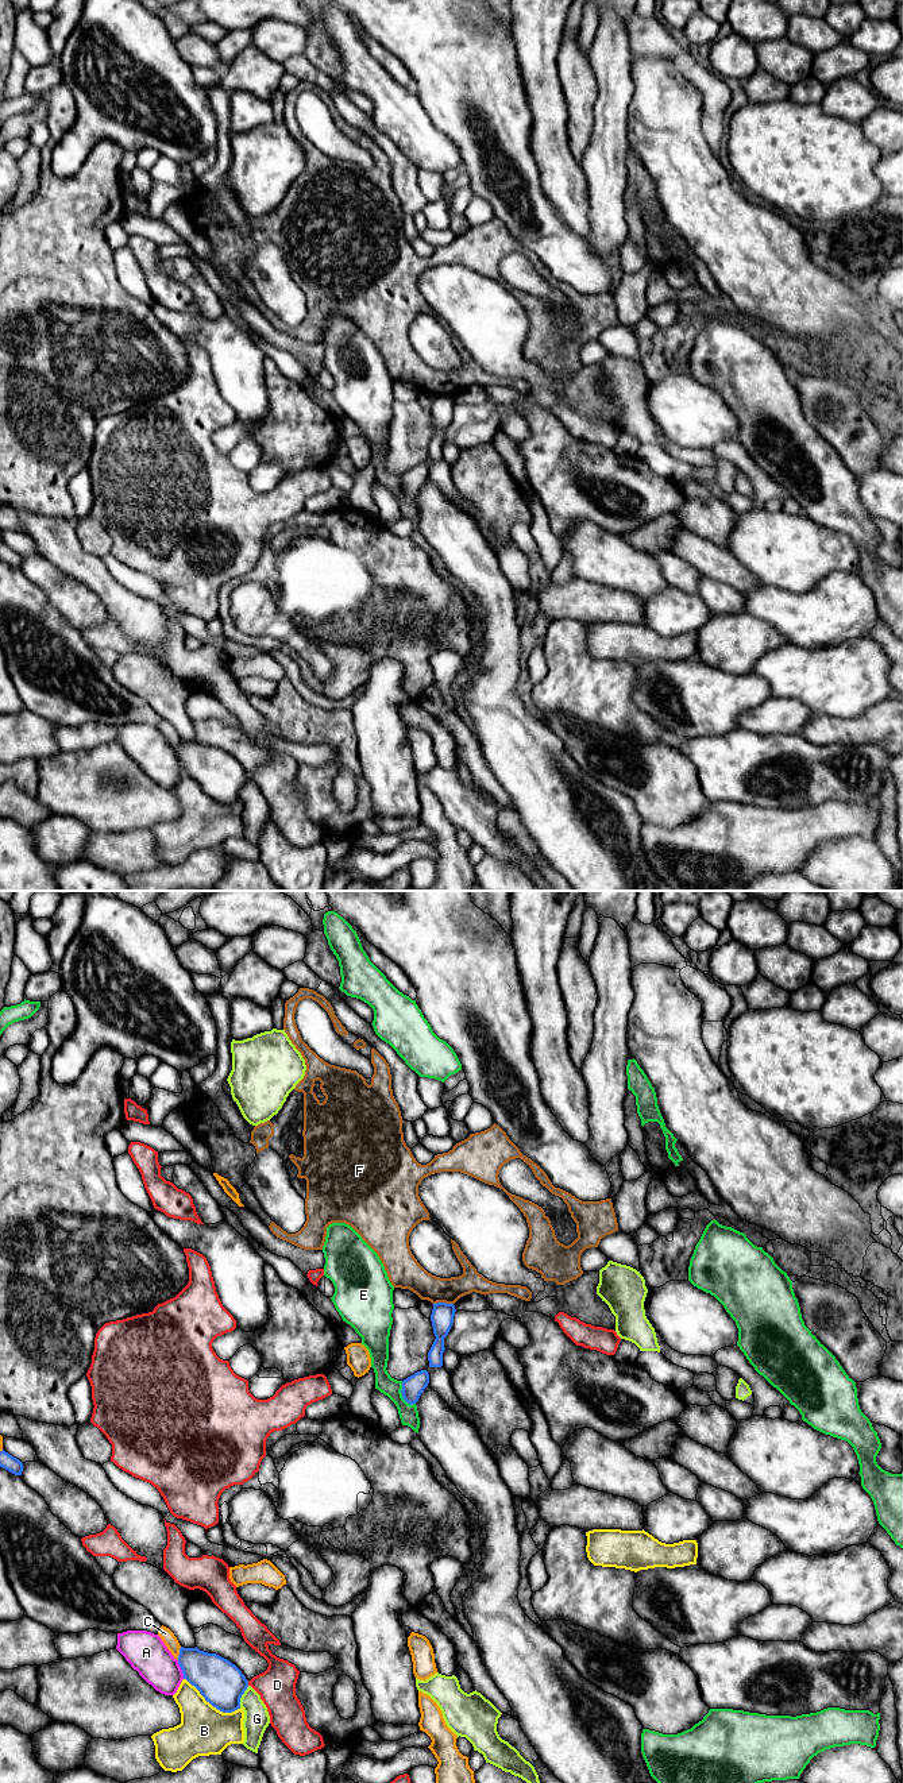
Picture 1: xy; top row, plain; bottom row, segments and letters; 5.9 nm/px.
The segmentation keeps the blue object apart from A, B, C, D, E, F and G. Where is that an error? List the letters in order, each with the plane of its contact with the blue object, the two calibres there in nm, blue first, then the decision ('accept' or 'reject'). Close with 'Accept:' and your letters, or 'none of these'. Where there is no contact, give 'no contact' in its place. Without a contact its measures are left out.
A: contact in xy; calibres 260 and 240 nm; reject
B: contact in xy; calibres 280 and 300 nm; reject
C: contact in xy; calibres 260 and 80 nm; reject
D: contact in xy; calibres 280 and 220 nm; reject
E: contact in xy; calibres 130 and 120 nm; reject
F: contact in xy; calibres 140 and 170 nm; reject
G: contact in xy; calibres 280 and 150 nm; reject
Accept: none of these

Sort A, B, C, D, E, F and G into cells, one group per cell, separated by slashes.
A / B / C / D / E / F / G

